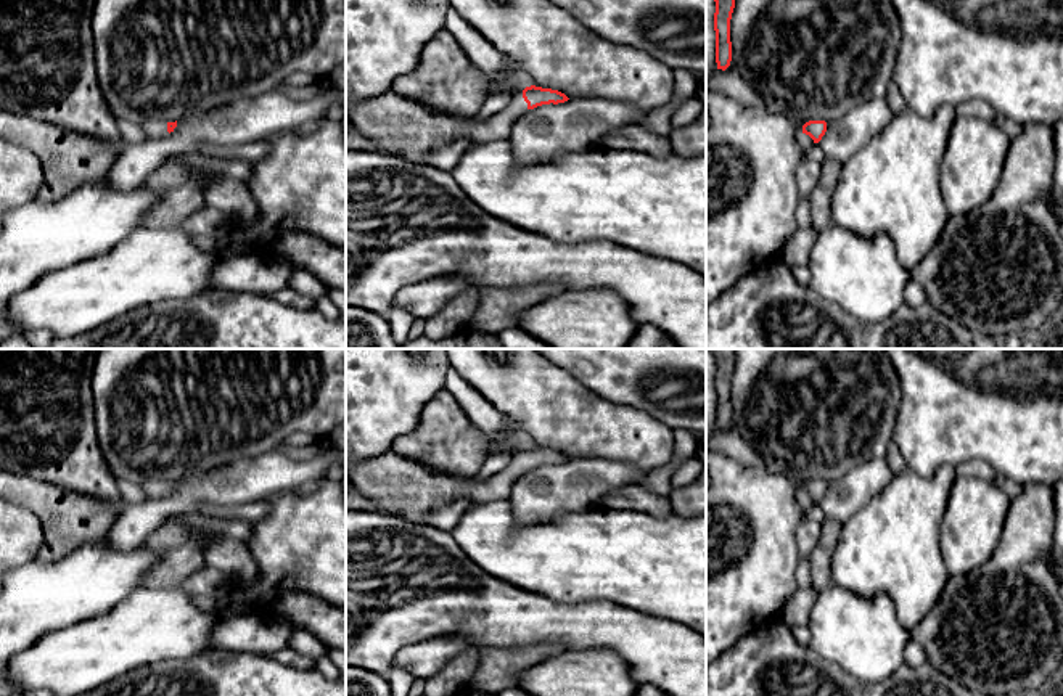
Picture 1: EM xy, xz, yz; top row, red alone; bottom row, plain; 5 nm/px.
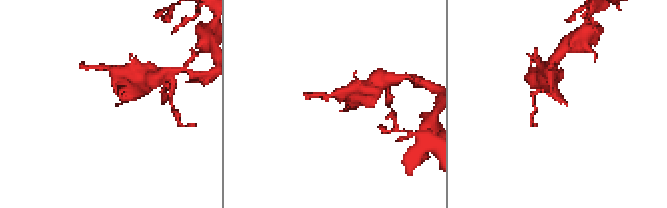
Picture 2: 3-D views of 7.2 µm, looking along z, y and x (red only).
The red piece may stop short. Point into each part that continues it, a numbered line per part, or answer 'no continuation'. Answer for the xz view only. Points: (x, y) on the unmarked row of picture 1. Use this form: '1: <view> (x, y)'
1: xz (404, 487)

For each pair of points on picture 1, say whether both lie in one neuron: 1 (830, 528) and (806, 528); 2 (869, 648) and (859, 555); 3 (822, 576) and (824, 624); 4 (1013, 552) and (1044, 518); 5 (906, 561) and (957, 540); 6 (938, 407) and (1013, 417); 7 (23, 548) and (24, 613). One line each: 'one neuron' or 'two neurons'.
1: two neurons
2: two neurons
3: two neurons
4: one neuron
5: two neurons
6: one neuron
7: two neurons

